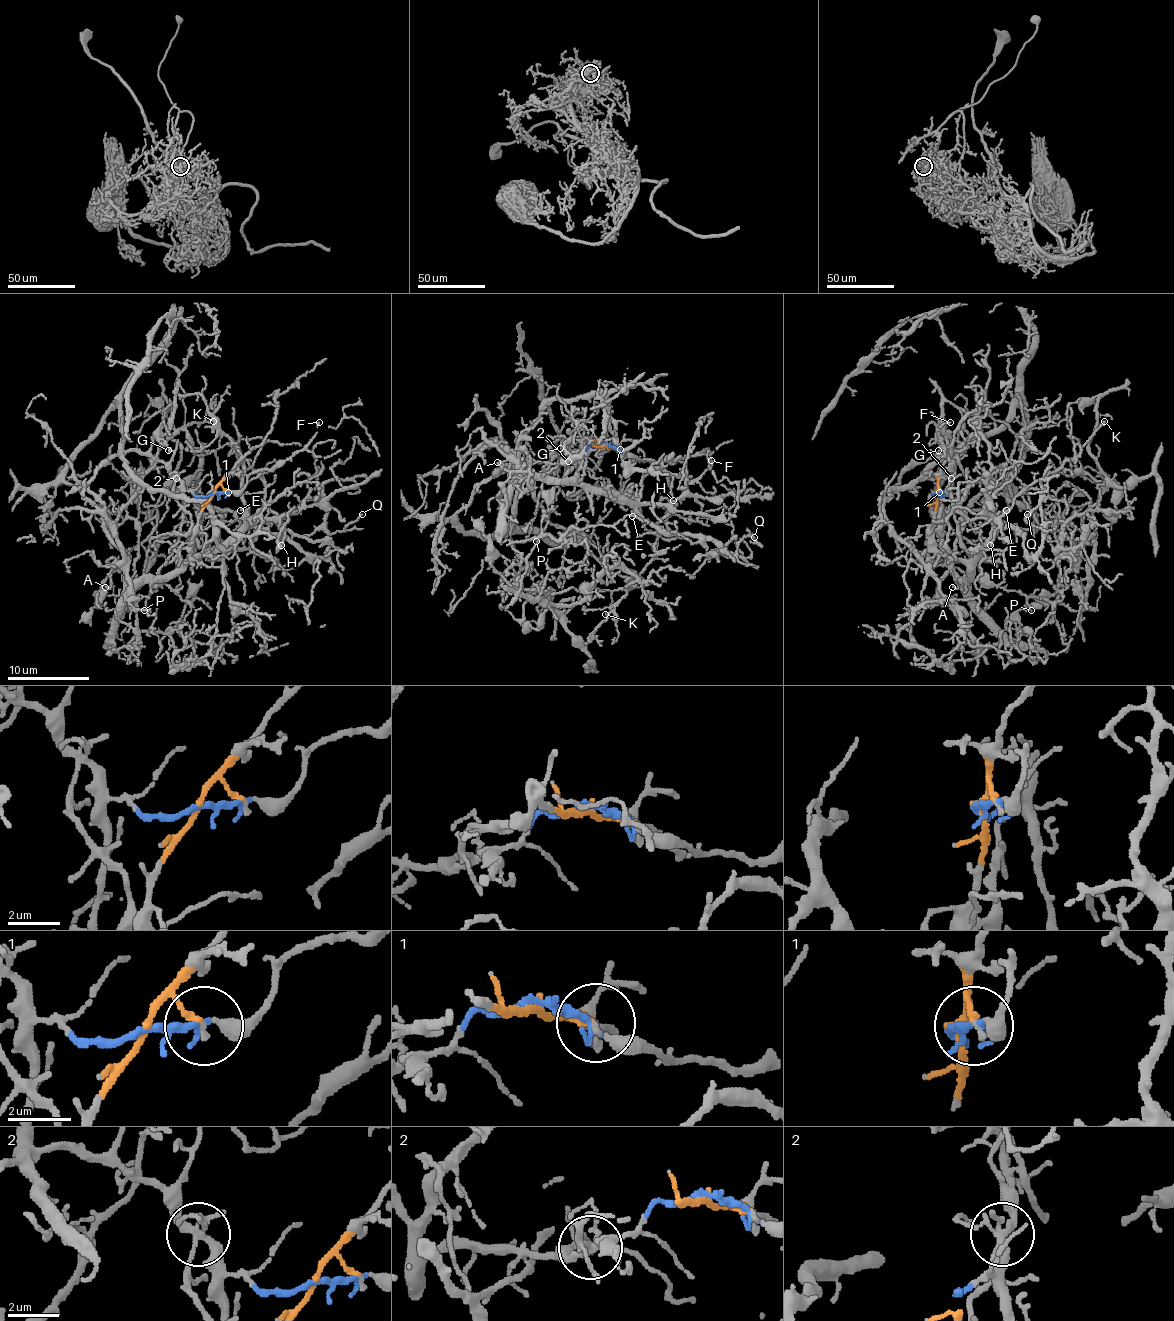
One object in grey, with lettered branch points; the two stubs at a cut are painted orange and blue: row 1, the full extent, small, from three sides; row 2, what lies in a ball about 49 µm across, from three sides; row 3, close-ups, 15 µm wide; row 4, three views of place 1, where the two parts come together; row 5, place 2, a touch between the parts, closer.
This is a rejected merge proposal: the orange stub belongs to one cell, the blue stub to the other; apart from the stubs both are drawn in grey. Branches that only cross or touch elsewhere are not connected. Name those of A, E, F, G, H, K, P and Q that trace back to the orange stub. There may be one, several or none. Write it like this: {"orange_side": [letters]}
{"orange_side": ["A", "E", "H", "K", "Q"]}

